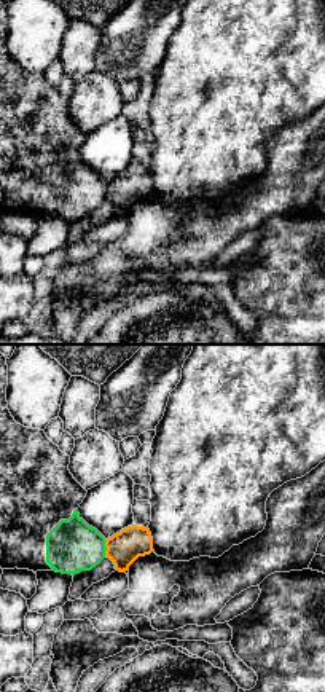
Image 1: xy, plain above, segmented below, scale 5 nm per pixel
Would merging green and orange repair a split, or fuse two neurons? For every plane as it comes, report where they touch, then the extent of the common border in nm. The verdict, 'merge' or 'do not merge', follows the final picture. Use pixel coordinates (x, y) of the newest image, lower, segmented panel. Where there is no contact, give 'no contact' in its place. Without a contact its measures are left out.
meets green at (105, 547); contact 90 nm long

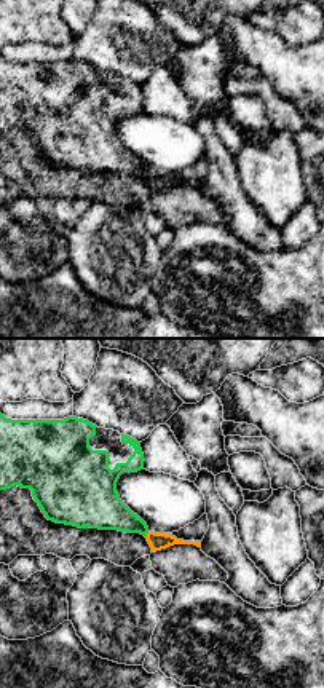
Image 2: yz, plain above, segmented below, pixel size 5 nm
meets green at (146, 535); contact 40 nm long

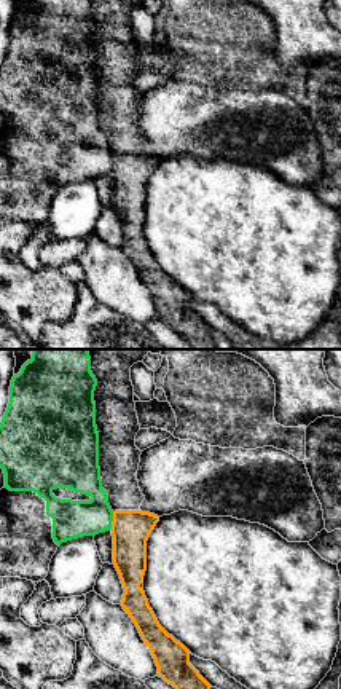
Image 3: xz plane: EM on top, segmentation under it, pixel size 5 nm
meets green at (112, 520); contact 90 nm long

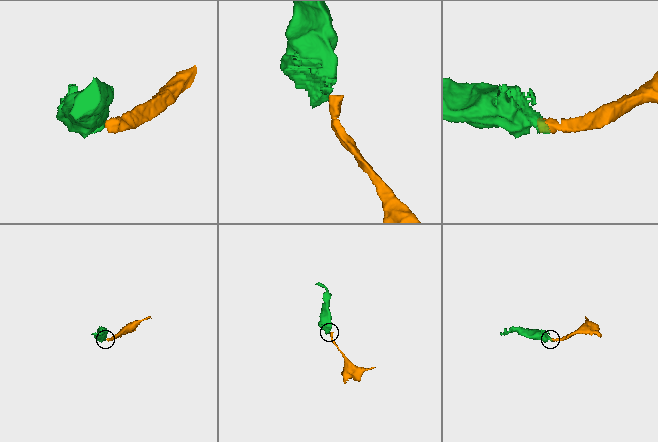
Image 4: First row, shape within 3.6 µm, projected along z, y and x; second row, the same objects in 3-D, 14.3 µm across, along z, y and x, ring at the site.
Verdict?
do not merge

